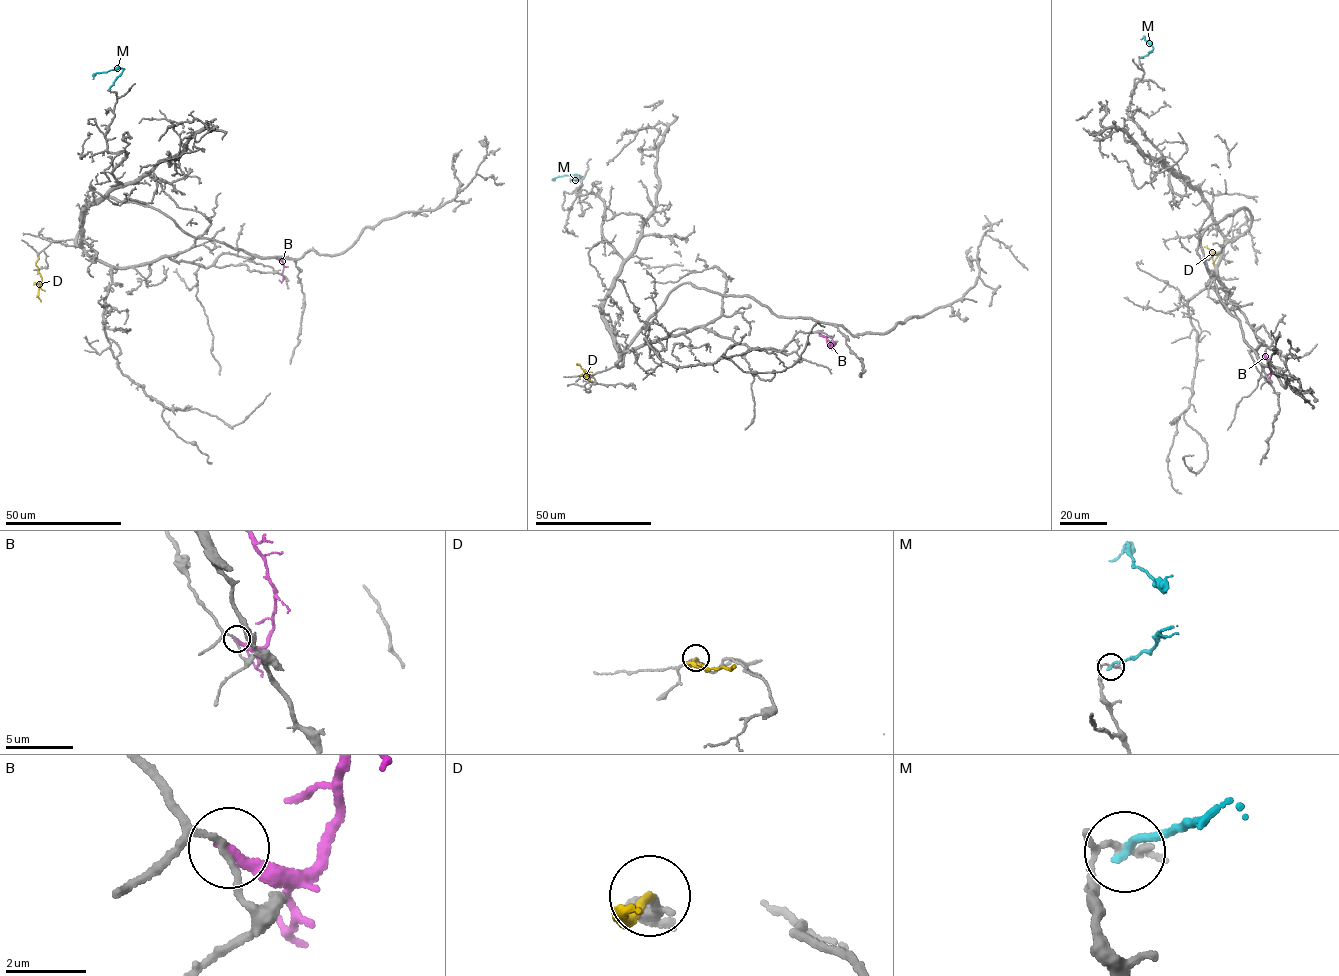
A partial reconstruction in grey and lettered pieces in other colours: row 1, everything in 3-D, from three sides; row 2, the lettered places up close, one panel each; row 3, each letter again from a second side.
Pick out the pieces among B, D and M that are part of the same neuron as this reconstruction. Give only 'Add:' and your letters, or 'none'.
Add: D

